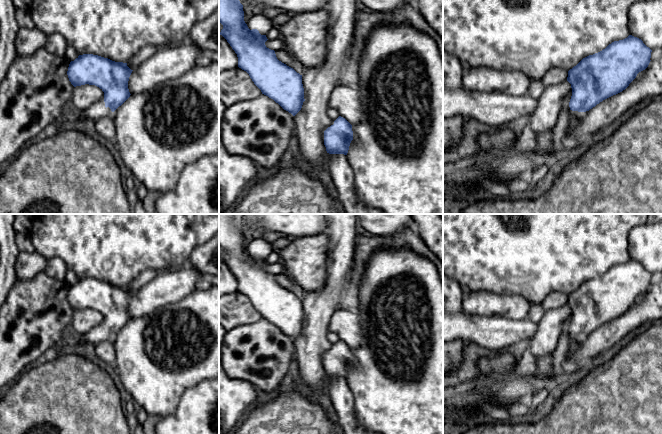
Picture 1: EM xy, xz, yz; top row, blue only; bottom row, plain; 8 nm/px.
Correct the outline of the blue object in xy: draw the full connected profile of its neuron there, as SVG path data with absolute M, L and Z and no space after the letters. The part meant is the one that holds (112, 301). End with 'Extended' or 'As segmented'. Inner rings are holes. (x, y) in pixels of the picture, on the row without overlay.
M83 278L70 286L67 299L74 311L85 308L99 311L104 316L105 331L114 336L131 319L128 305L132 295L127 287Z. As segmented

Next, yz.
M629 259L623 264L612 266L602 275L583 282L568 295L567 305L572 312L570 334L589 335L603 324L625 314L637 298L648 291L651 276L641 263Z. As segmented

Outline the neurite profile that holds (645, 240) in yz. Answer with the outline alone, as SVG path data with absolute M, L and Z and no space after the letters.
M662 222L643 223L630 231L629 258L641 263L651 274L662 272Z

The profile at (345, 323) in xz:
M343 306L336 310L329 323L329 332L333 332L339 340L351 349L365 345L366 336L360 319L354 309Z

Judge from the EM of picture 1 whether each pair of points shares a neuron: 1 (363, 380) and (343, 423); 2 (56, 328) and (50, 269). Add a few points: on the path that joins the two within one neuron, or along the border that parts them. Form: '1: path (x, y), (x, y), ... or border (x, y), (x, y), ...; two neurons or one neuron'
1: border (345, 379), (353, 397), (353, 413), (359, 423); two neurons
2: border (43, 271), (51, 277), (64, 281); two neurons

